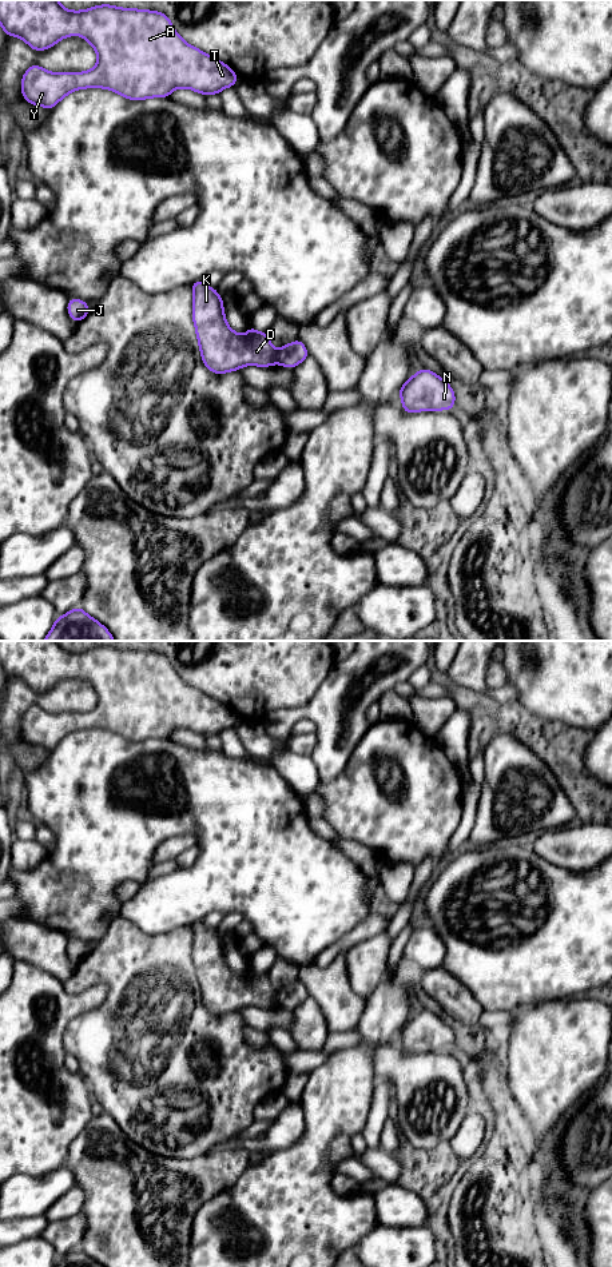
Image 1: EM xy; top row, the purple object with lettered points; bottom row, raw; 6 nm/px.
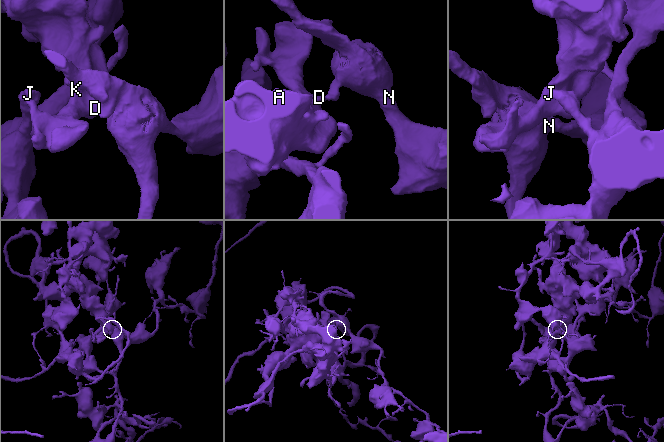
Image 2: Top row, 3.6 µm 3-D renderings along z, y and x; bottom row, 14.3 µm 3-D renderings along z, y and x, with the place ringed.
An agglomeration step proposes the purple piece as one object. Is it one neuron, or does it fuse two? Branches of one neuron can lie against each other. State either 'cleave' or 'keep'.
cleave

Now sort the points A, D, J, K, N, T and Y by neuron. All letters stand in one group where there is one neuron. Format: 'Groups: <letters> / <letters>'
Groups: A D K T Y / J N

